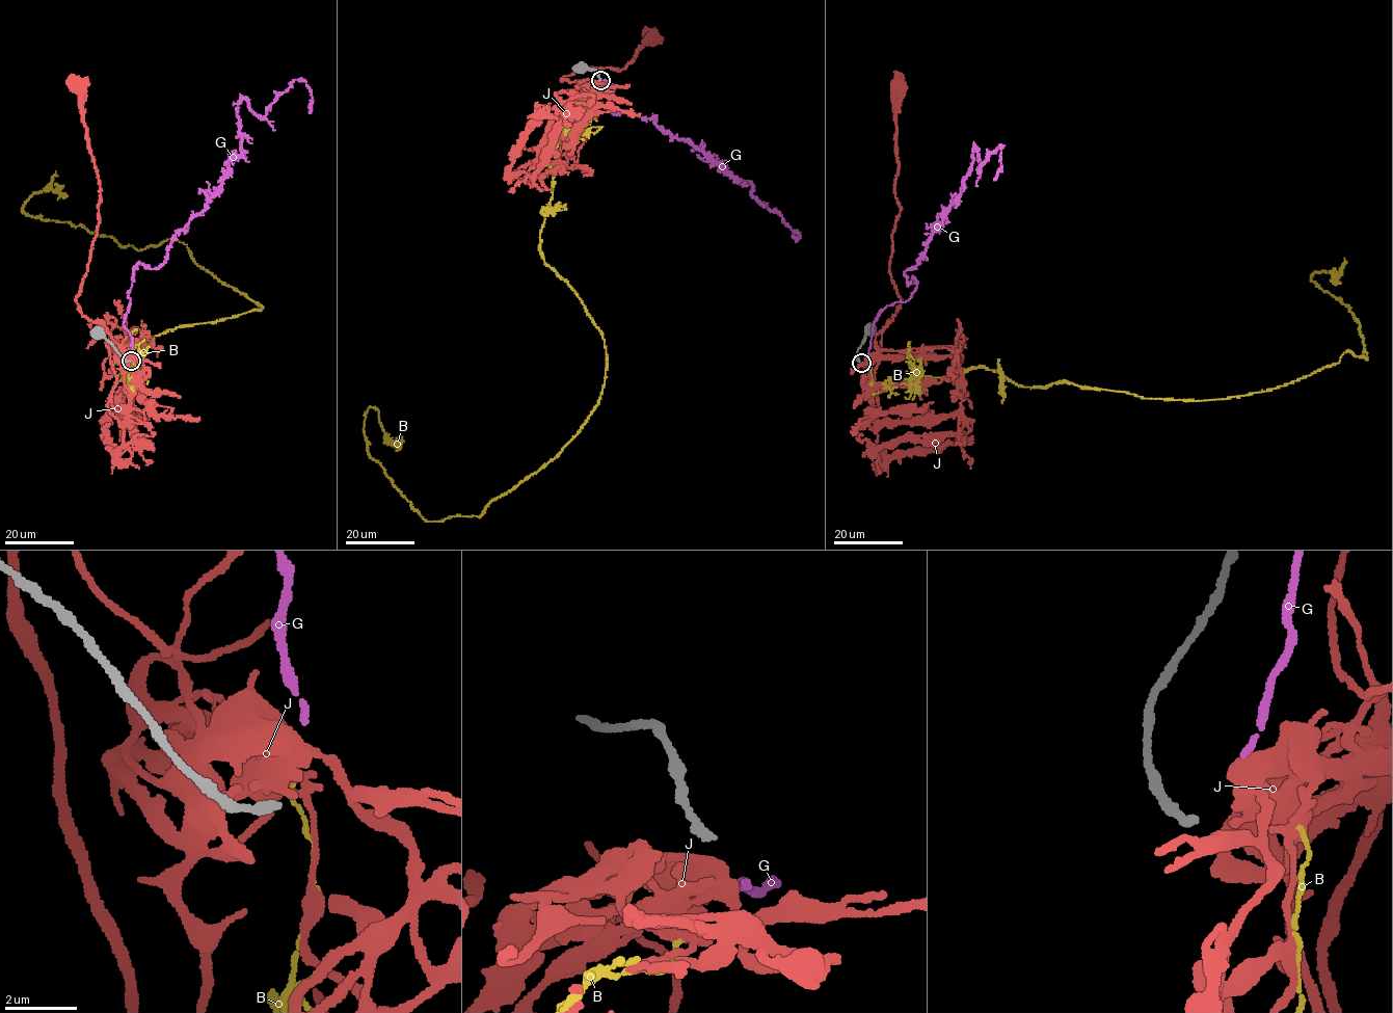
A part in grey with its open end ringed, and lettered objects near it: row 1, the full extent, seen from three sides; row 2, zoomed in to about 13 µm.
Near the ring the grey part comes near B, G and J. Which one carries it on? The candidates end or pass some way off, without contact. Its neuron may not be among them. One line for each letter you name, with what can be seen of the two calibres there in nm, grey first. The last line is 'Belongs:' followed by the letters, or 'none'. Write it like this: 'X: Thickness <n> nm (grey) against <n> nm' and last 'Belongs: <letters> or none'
G: Thickness 260 nm (grey) against 160 nm
Belongs: G

